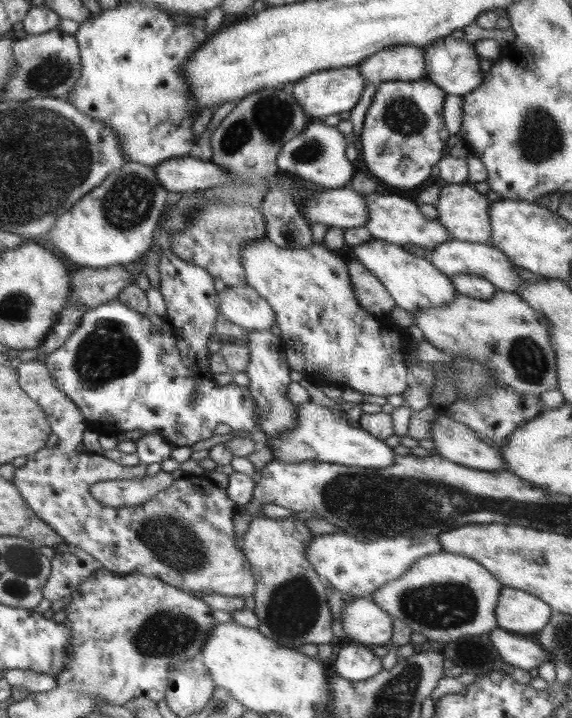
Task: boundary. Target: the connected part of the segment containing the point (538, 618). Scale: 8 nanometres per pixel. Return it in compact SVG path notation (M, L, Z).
M504 587L496 606L496 621L500 628L512 632L538 632L551 620L552 612L552 608L540 598Z

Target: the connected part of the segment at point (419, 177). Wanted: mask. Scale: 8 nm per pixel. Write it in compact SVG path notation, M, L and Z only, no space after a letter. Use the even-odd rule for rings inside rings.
M427 78L379 83L363 123L360 136L362 150L359 154L363 156L369 175L386 184L390 193L414 198L428 186L432 167L442 159L442 153L447 151L450 138L444 125L443 102L446 95L444 90Z

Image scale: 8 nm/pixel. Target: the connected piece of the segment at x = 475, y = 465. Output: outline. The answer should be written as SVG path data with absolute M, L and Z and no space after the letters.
M442 409L437 411L429 436L434 442L434 450L446 460L476 470L505 470L505 459L498 448L480 440L475 430L447 417Z

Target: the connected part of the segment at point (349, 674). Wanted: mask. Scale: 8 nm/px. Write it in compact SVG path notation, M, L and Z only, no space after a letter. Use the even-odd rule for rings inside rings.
M356 643L340 650L332 670L342 678L357 681L372 678L384 669L381 658L375 656L366 645Z

